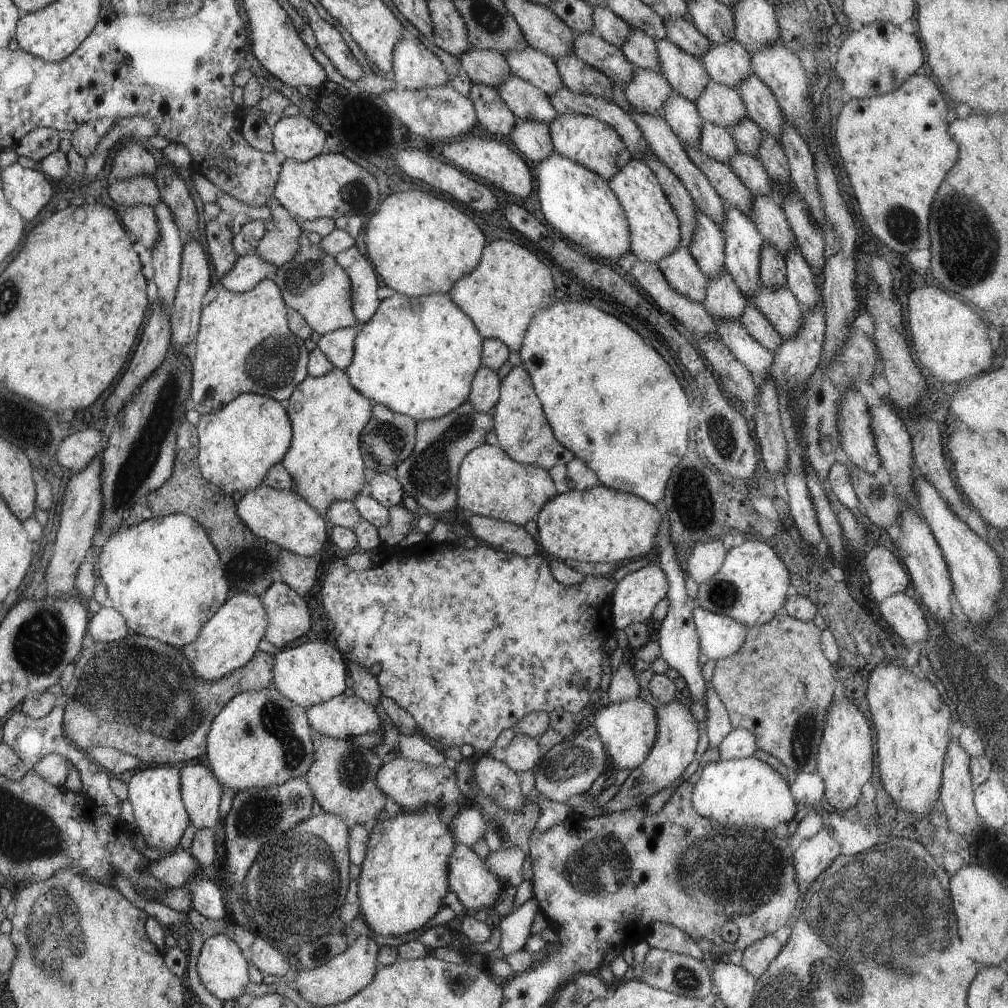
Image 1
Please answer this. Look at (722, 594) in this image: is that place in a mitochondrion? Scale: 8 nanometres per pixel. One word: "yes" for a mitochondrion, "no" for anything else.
yes

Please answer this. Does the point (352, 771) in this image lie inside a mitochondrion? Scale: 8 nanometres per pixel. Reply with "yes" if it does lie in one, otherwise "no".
yes

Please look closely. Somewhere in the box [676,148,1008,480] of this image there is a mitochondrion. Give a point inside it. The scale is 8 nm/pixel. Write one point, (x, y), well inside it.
(966, 234)

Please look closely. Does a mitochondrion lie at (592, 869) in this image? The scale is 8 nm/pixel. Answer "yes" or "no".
yes

